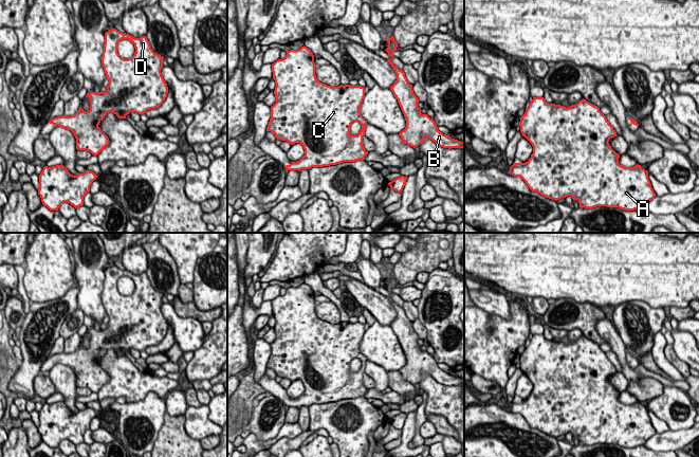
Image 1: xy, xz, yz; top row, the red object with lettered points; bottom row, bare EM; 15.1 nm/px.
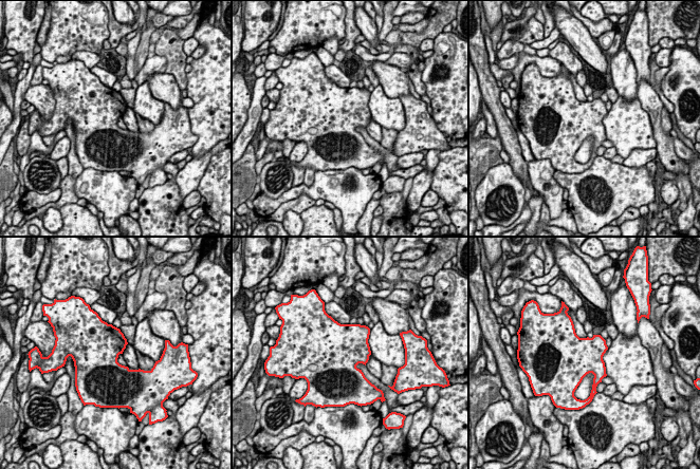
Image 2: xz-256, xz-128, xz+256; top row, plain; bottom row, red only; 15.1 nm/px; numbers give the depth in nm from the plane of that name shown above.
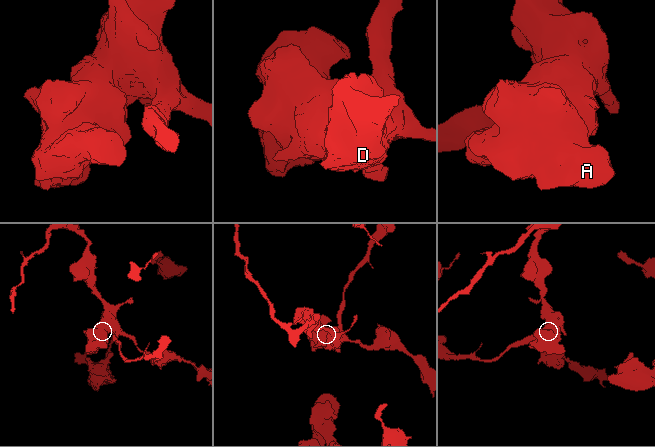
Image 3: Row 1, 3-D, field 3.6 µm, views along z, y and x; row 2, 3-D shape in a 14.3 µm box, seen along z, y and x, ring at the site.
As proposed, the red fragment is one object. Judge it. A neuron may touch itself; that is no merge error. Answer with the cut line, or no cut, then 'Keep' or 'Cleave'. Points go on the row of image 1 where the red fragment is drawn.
No split. Keep

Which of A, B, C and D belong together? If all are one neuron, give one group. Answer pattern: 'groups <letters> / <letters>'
groups A B C D

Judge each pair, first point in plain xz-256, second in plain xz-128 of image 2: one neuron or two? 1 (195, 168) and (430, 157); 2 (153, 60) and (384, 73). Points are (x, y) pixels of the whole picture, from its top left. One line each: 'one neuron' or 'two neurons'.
1: two neurons
2: two neurons

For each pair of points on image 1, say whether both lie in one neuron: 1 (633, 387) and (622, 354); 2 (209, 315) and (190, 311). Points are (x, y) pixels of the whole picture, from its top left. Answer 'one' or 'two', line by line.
1: two
2: one

